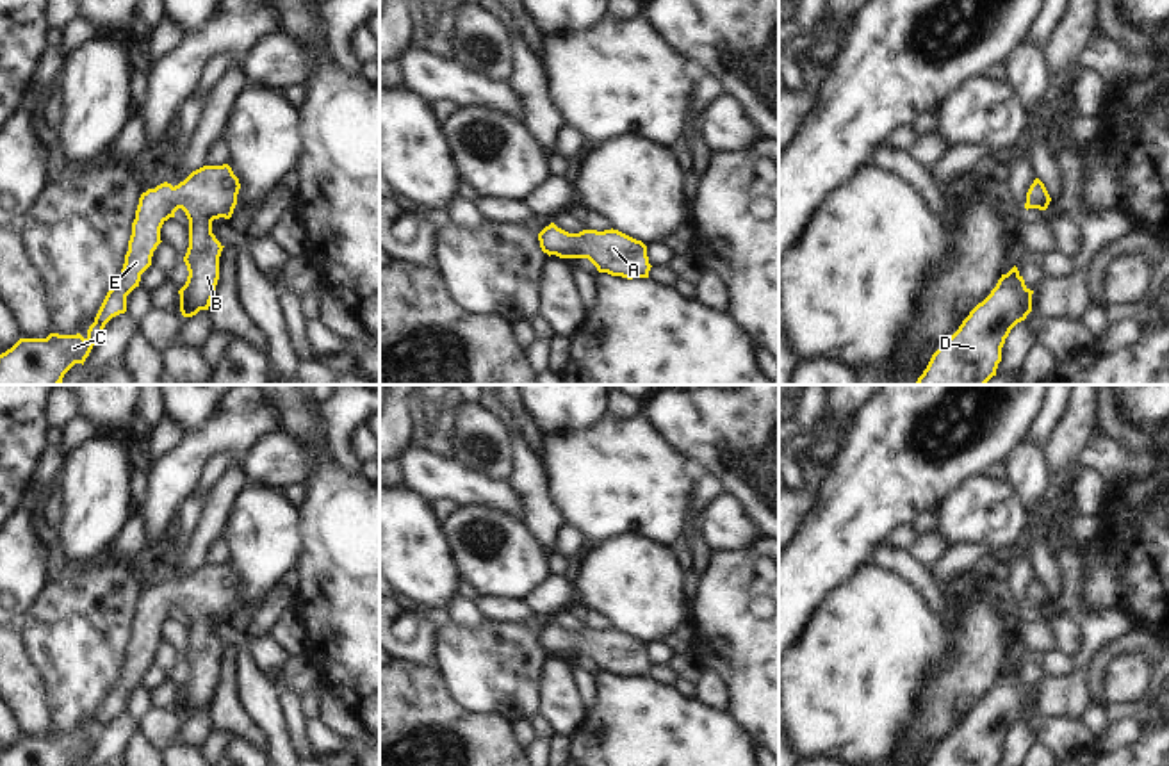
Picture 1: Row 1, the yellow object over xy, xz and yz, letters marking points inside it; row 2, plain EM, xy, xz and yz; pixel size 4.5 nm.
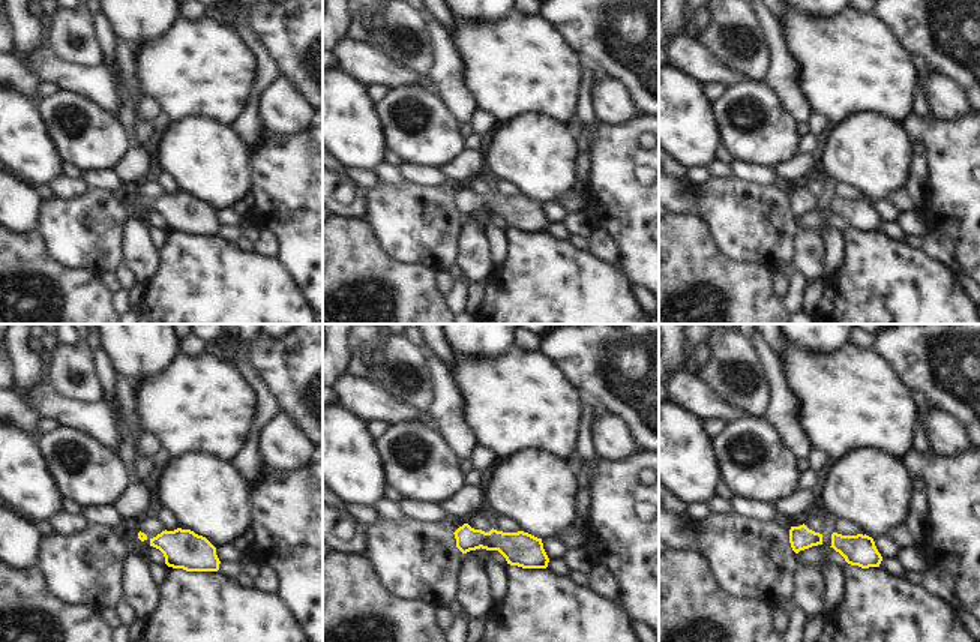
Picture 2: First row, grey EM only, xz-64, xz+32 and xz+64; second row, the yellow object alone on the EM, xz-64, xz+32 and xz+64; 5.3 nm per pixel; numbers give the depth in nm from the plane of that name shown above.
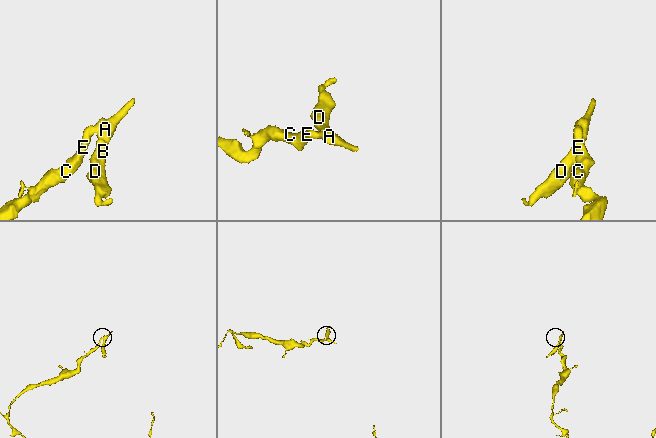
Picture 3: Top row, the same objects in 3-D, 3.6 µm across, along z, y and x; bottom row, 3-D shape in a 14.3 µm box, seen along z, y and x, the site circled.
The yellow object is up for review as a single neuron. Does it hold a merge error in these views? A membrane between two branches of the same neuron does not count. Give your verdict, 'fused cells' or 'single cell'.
single cell

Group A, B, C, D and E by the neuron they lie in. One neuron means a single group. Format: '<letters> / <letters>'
A B C D E

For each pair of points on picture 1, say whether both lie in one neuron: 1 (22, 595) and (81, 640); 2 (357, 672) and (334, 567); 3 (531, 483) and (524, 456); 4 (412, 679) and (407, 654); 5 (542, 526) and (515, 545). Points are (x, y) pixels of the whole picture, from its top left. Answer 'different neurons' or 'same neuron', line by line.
1: different neurons
2: same neuron
3: same neuron
4: different neurons
5: different neurons

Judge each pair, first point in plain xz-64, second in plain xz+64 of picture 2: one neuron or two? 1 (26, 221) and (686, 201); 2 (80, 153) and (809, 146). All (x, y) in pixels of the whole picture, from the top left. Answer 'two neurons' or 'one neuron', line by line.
1: one neuron
2: two neurons

